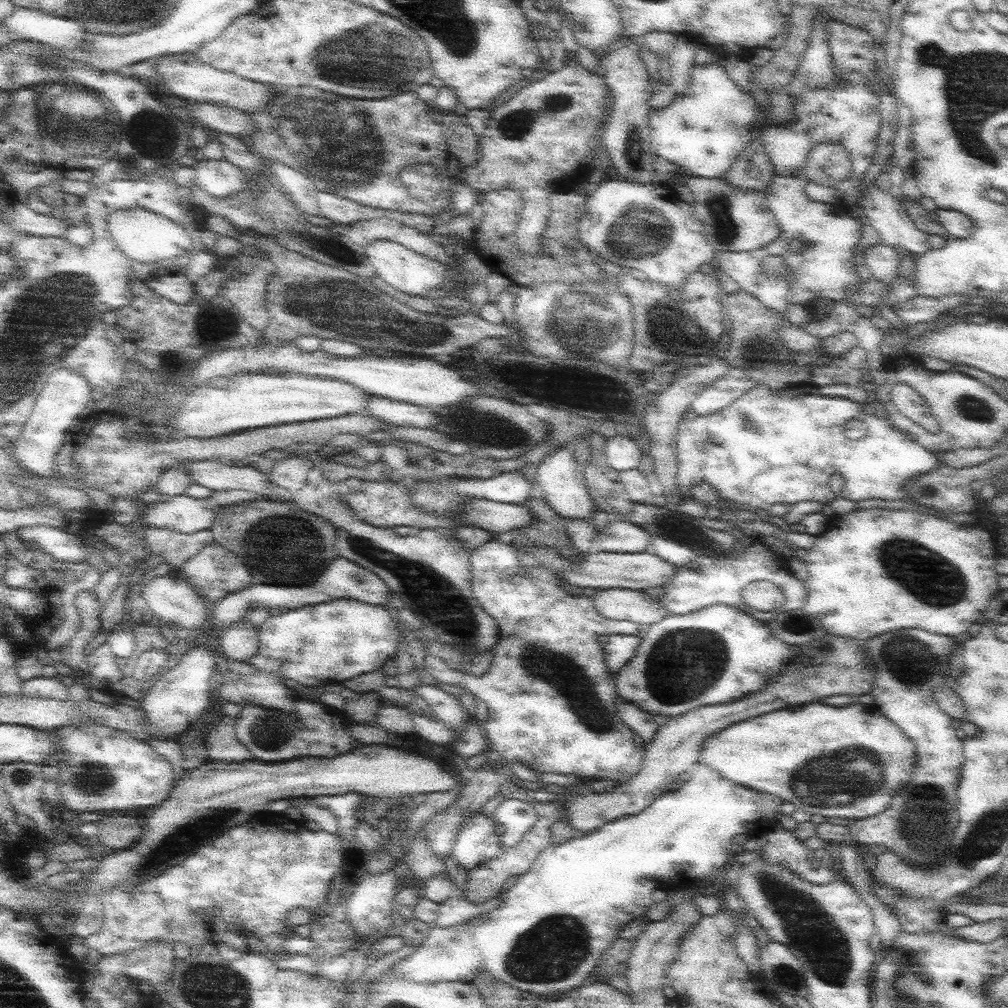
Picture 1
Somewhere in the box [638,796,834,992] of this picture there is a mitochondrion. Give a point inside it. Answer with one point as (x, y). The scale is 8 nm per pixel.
(787, 974)

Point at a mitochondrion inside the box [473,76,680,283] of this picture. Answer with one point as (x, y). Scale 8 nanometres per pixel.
(640, 234)

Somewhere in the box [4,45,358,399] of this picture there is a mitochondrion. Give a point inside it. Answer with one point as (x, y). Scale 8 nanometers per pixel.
(69, 125)

